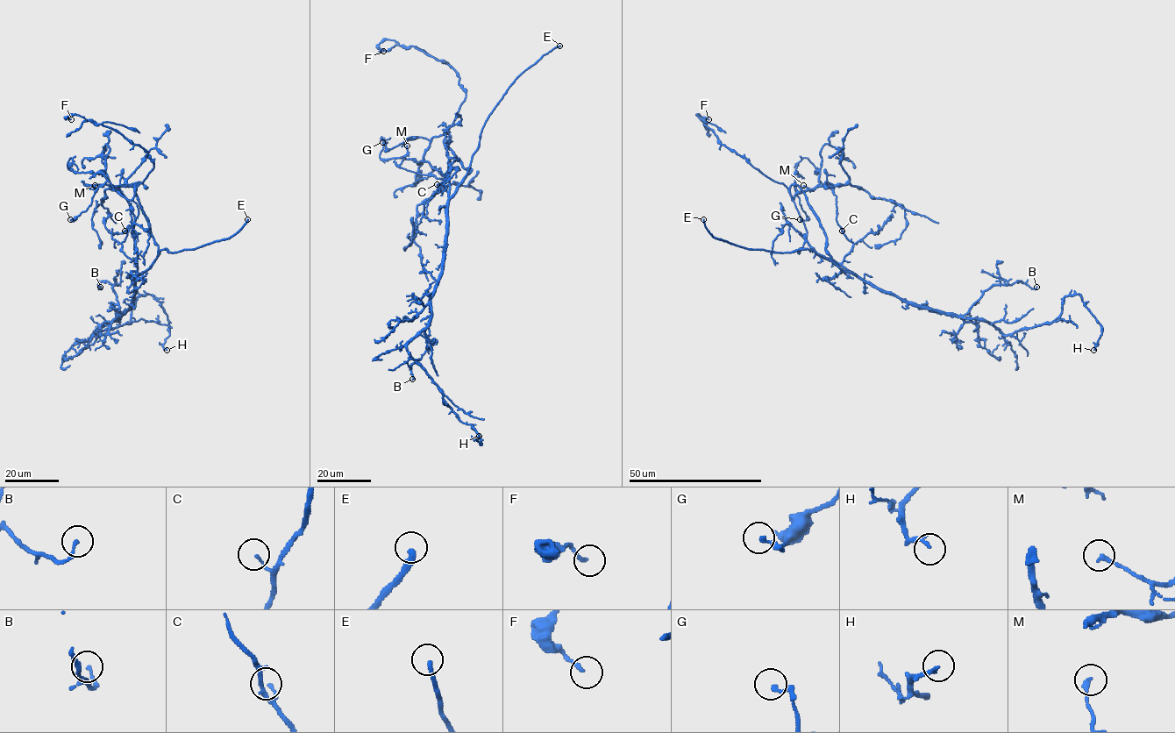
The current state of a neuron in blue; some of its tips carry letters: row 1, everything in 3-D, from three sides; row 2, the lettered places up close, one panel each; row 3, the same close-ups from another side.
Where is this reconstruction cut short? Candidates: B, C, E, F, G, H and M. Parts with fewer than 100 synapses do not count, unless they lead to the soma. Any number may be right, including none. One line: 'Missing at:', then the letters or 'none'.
Missing at: E

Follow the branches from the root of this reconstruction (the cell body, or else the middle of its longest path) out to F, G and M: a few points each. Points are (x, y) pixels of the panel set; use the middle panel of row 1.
F: (446, 212), (451, 138), (445, 134), (466, 91), (454, 70), (412, 46), (383, 39), (383, 51)
G: (446, 212), (449, 159), (445, 147), (451, 138), (445, 135), (429, 139), (409, 138), (389, 149), (382, 142)
M: (446, 212), (449, 184), (440, 187), (434, 195), (444, 178), (420, 174), (400, 167), (406, 154), (407, 145)

